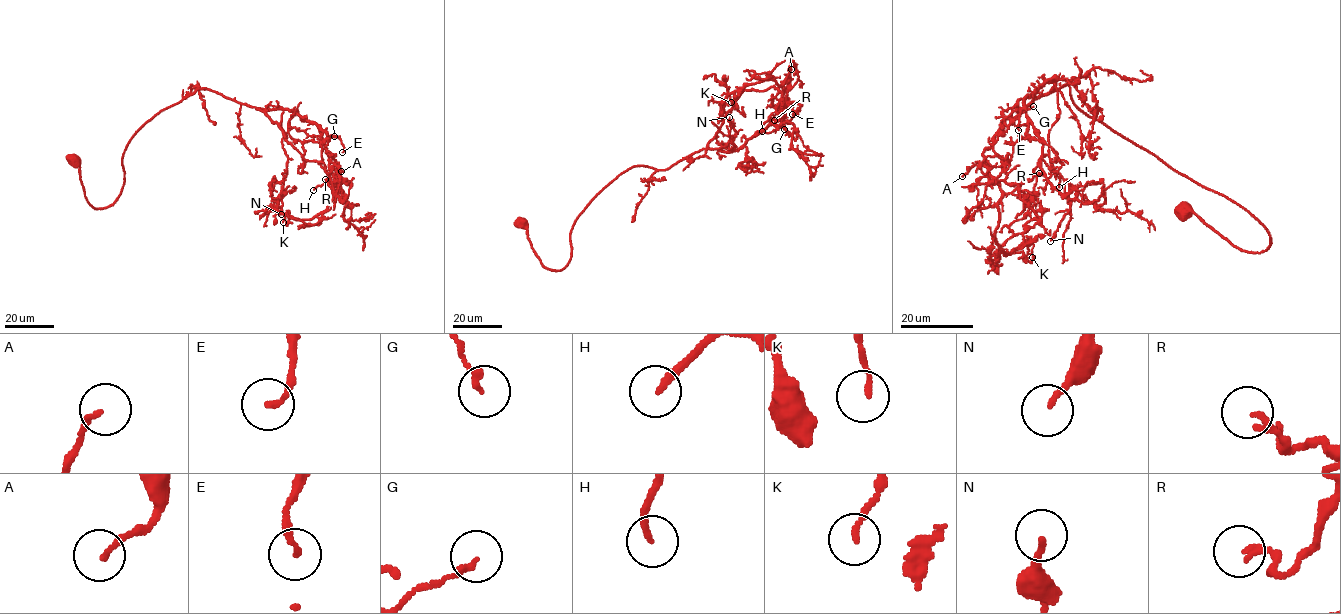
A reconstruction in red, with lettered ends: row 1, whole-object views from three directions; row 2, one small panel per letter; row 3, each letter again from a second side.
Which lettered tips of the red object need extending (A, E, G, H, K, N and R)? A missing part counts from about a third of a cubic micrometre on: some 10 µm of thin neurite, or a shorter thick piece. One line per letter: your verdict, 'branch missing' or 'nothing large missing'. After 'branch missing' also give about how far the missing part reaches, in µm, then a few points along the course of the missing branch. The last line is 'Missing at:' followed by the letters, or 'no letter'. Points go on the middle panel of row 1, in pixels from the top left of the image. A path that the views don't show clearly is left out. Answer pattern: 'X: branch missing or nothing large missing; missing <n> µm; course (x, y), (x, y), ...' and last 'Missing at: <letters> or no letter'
A: nothing large missing
E: nothing large missing
G: nothing large missing
H: branch missing; missing 40 µm
K: nothing large missing
N: nothing large missing
R: nothing large missing
Missing at: H

